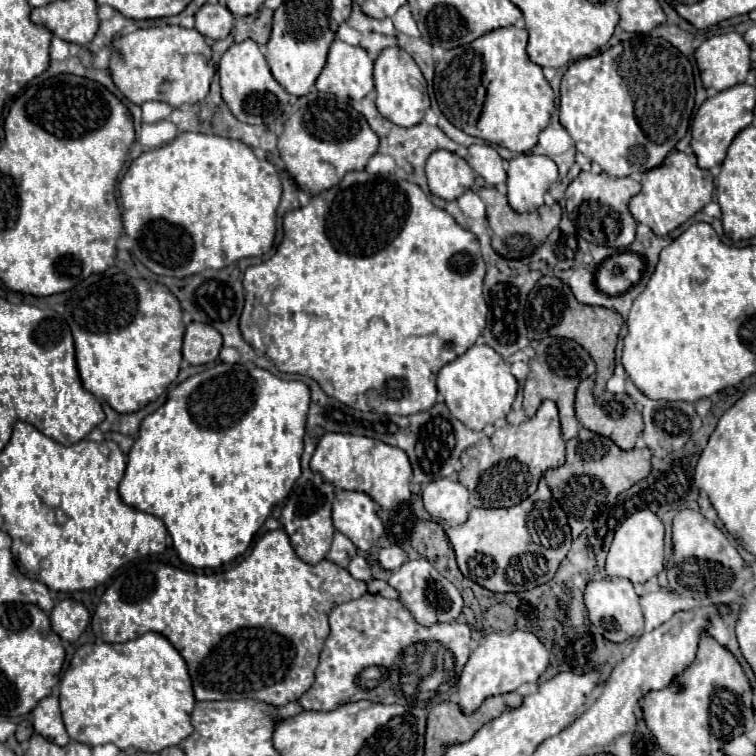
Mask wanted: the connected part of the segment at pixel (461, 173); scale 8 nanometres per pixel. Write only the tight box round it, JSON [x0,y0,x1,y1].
[427,150,475,200]

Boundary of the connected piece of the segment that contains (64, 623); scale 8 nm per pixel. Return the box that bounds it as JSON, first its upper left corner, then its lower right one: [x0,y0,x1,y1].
[49,600,89,642]

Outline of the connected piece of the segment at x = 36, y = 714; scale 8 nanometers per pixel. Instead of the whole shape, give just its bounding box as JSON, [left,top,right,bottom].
[31,696,69,746]

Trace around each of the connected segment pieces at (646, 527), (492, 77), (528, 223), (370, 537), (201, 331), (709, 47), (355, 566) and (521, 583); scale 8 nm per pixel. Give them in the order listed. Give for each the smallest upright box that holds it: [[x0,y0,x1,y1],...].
[[605,510,663,584],[471,26,555,152],[477,188,561,258],[331,490,383,552],[183,322,223,366],[695,32,751,90],[347,556,371,582],[447,478,571,592]]

